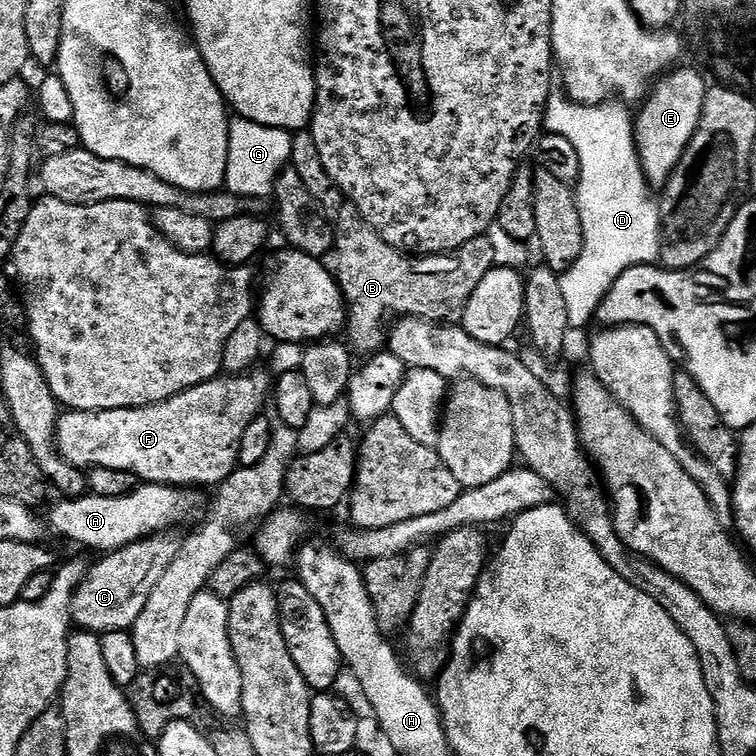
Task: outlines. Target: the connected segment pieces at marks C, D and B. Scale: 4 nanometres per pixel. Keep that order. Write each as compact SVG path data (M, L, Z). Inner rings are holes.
M161 534L159 536L148 536L145 540L134 542L125 548L119 548L116 552L110 552L99 557L100 560L95 565L89 567L87 576L76 588L76 593L72 595L72 623L77 629L103 634L106 632L123 632L131 629L135 620L142 610L146 608L146 602L150 599L150 594L154 591L154 586L158 585L162 576L174 562L175 556L180 550L181 537L176 534Z
M553 94L548 97L548 109L544 112L544 128L551 135L566 138L566 142L570 142L574 150L578 150L580 159L580 179L576 181L574 191L578 214L582 218L584 249L578 262L560 276L562 294L566 298L566 315L570 318L568 326L569 329L576 330L593 323L604 296L623 272L639 264L656 264L659 261L662 243L660 206L655 199L648 200L650 185L644 177L644 168L640 165L640 156L636 152L634 116L629 105L623 102L576 104L567 95Z
M345 203L334 217L334 227L334 275L344 294L347 311L351 313L346 320L347 343L360 358L369 358L381 351L380 319L387 312L397 312L395 315L400 318L416 316L419 320L446 324L460 322L471 294L494 267L494 246L490 246L487 235L466 242L464 245L468 252L464 252L460 260L454 261L449 275L437 276L435 273L414 270L413 257L386 243L350 203ZM352 312L356 316L352 316Z

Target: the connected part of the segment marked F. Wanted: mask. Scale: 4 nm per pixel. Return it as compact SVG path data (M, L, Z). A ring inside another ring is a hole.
M253 371L251 374L221 374L214 380L207 380L198 386L194 386L190 390L186 390L182 394L178 394L174 398L170 398L166 402L158 402L151 404L145 408L119 408L118 410L102 410L101 412L74 412L65 411L61 415L60 421L56 423L56 448L60 451L60 457L68 464L73 464L75 468L87 470L89 468L105 468L106 470L126 470L130 474L134 474L137 481L145 484L170 484L177 487L195 486L197 489L205 490L211 486L219 486L224 480L230 478L240 463L240 443L242 442L242 434L246 434L246 426L250 426L250 422L261 415L265 409L265 405L269 403L270 393L274 388L274 380L267 371Z

